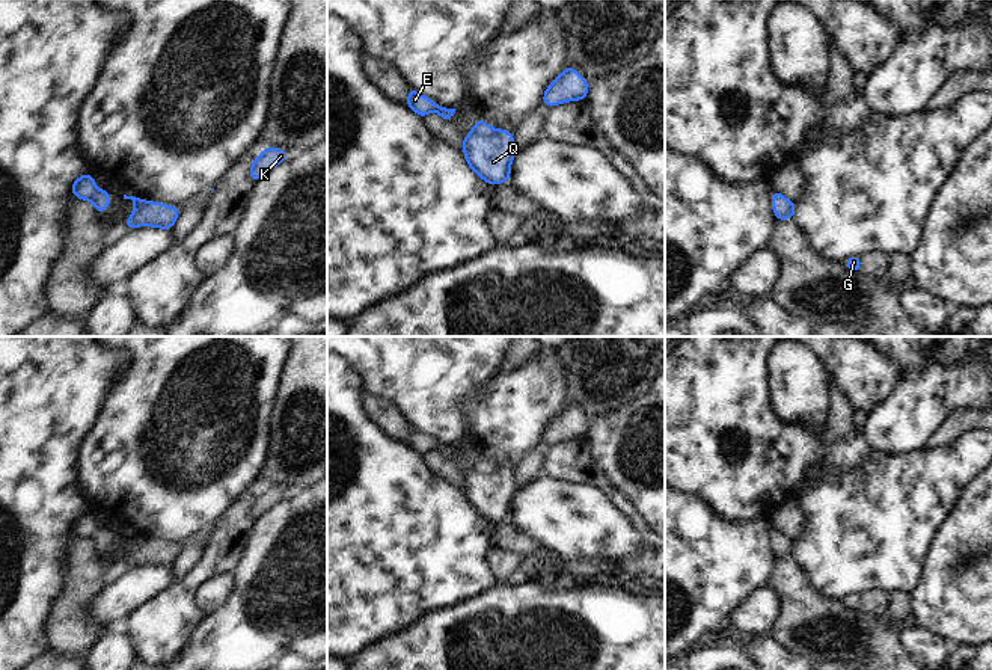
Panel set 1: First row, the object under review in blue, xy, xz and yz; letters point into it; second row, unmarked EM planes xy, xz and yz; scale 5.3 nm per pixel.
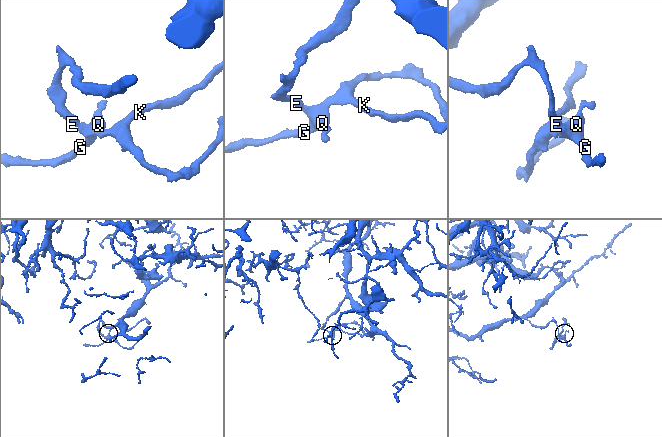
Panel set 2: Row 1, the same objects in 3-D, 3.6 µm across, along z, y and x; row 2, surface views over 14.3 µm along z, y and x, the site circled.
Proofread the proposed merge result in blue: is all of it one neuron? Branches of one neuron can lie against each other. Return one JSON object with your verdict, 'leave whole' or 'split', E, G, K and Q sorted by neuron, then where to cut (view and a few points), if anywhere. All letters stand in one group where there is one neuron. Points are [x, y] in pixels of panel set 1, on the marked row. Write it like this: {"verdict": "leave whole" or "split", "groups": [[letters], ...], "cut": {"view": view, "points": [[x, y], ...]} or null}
{"verdict": "leave whole", "groups": [["E", "G", "K", "Q"]], "cut": null}

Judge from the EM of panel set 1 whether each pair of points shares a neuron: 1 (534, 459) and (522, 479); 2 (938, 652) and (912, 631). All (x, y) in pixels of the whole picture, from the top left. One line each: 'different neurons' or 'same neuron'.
1: same neuron
2: same neuron

